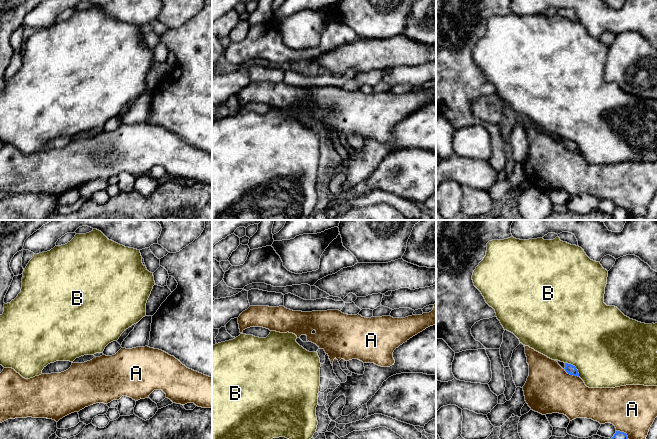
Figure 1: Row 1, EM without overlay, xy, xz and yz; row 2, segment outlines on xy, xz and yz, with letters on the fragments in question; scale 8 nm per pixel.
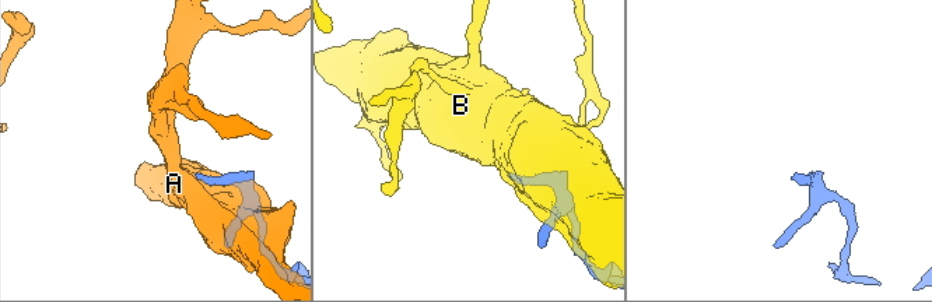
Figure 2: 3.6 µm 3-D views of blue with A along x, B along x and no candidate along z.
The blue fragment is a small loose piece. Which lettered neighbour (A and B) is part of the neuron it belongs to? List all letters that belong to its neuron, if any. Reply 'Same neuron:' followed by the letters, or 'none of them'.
Same neuron: none of them

